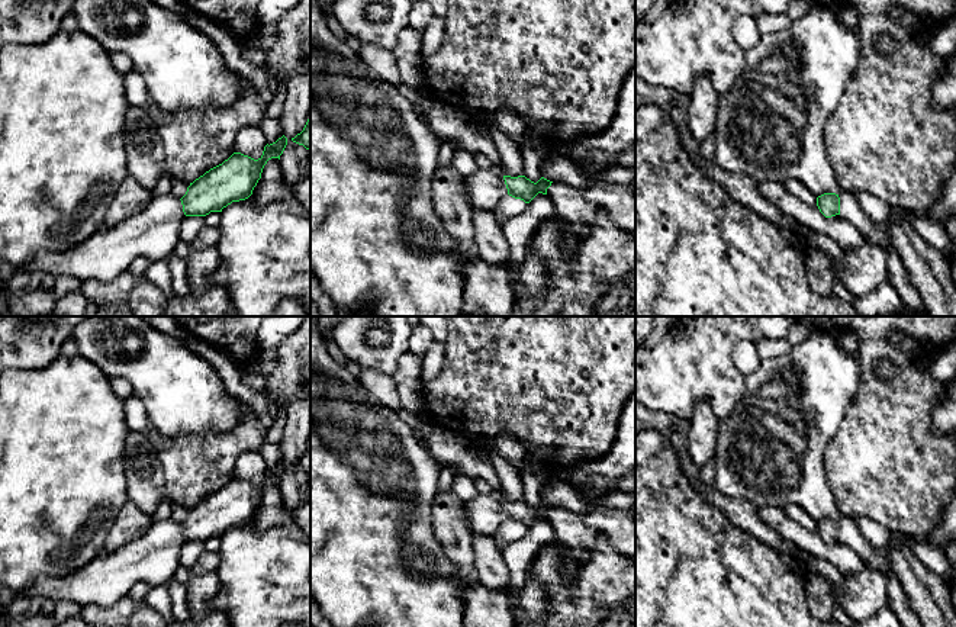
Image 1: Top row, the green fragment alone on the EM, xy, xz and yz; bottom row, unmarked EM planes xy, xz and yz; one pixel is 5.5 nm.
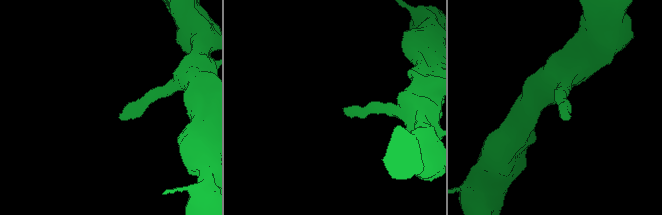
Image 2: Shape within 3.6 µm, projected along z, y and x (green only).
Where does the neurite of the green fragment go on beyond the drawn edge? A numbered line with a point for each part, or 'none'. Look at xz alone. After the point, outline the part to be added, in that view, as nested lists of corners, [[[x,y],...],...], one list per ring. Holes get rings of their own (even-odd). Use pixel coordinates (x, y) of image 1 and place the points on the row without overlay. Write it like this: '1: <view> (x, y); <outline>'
1: xz (485, 515); [[[477,495],[464,502],[464,512],[473,536],[496,536],[498,528],[509,521],[503,501],[496,501],[490,495]]]

